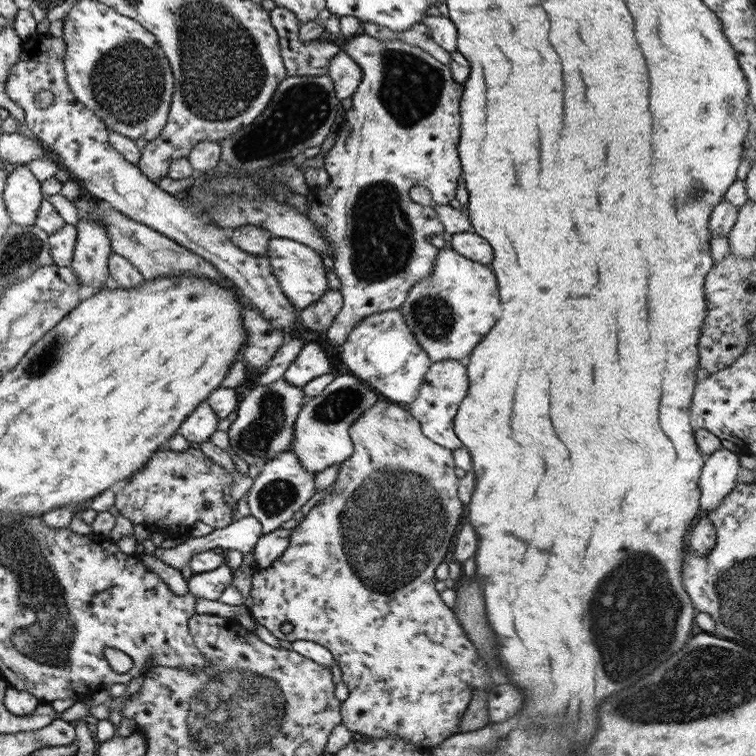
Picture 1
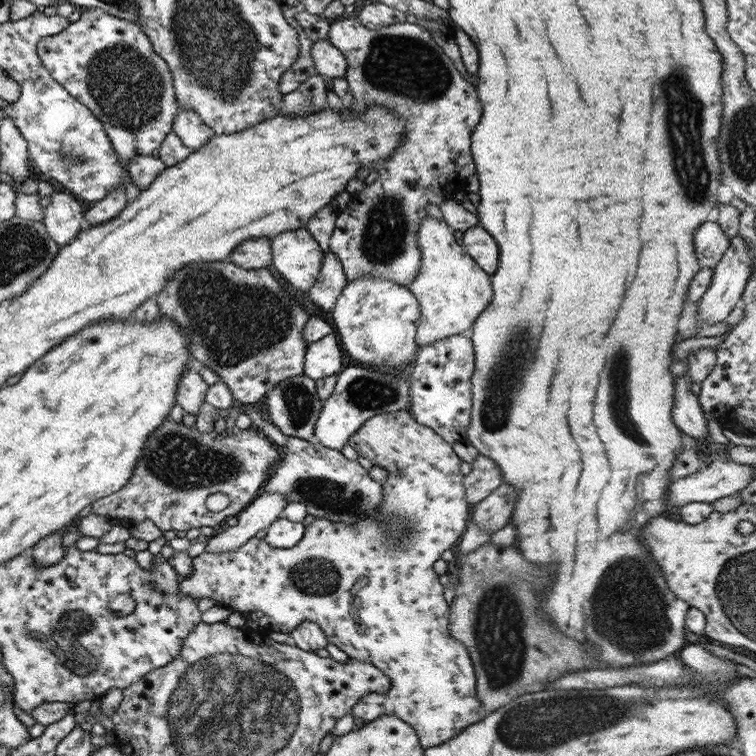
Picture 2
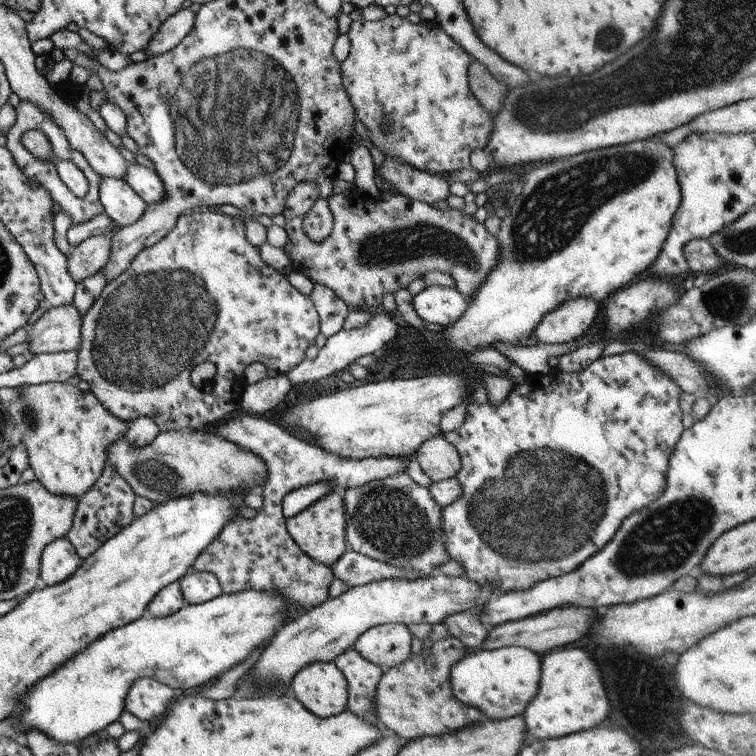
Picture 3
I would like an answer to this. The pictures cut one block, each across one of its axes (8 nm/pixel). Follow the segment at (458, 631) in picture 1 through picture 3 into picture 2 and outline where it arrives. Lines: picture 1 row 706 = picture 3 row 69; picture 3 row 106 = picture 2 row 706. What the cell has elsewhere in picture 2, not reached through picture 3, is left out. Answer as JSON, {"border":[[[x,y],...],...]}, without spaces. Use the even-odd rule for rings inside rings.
{"border":[[[398,410],[395,412],[375,415],[368,418],[360,427],[348,438],[349,446],[353,447],[358,456],[367,458],[375,466],[384,468],[387,471],[387,479],[382,484],[383,497],[378,507],[370,516],[361,516],[355,524],[333,523],[326,518],[315,518],[304,528],[302,538],[298,544],[291,548],[273,548],[257,538],[251,538],[245,544],[235,547],[233,552],[223,552],[223,554],[207,554],[201,552],[199,556],[192,559],[191,574],[179,577],[179,593],[185,597],[191,597],[197,602],[199,599],[209,598],[217,606],[223,606],[238,612],[244,619],[253,620],[255,624],[262,628],[264,632],[284,632],[289,634],[294,628],[303,621],[315,623],[324,632],[326,642],[335,645],[342,650],[348,659],[371,664],[375,666],[383,675],[390,680],[390,687],[387,692],[377,694],[369,692],[364,694],[350,708],[349,716],[359,718],[364,723],[374,721],[381,715],[395,715],[399,720],[406,722],[418,736],[418,743],[423,749],[435,747],[446,740],[458,735],[465,727],[479,722],[485,718],[487,711],[476,697],[476,686],[473,666],[465,647],[455,640],[448,631],[448,605],[443,598],[443,586],[437,581],[438,575],[432,570],[432,565],[440,560],[440,556],[449,550],[457,540],[460,540],[463,530],[466,528],[467,520],[470,518],[471,506],[466,501],[465,491],[462,487],[462,478],[459,473],[460,460],[451,449],[451,444],[445,442],[434,430],[417,424],[409,411]]]}

